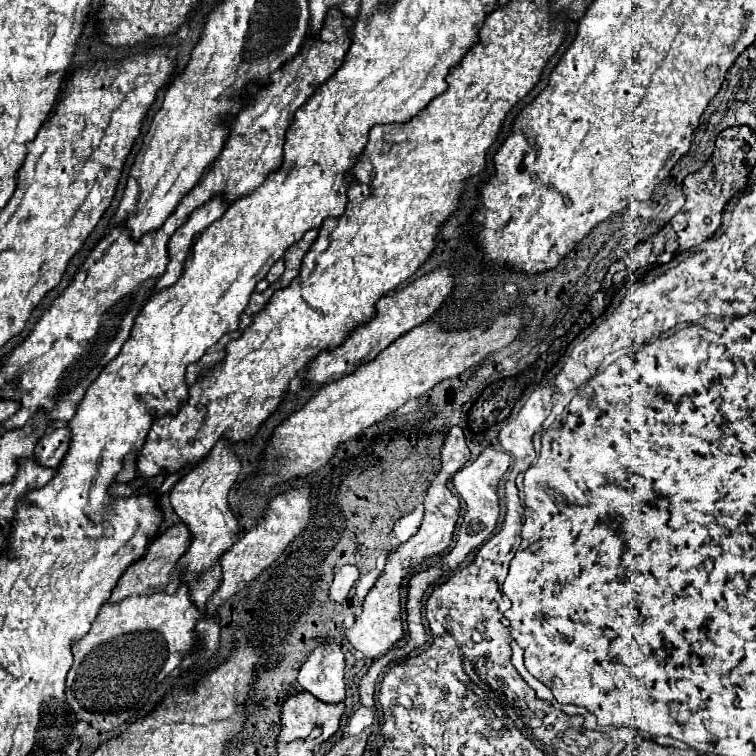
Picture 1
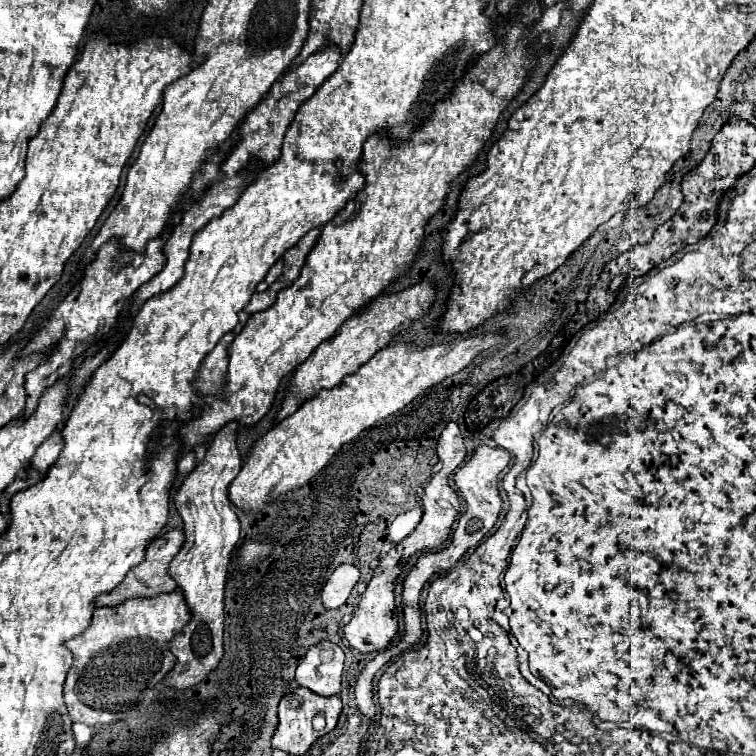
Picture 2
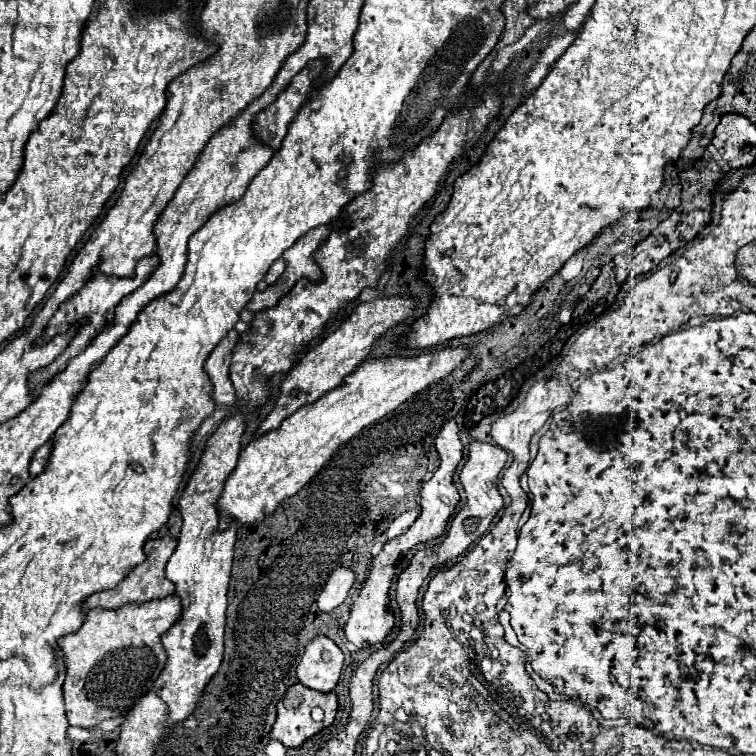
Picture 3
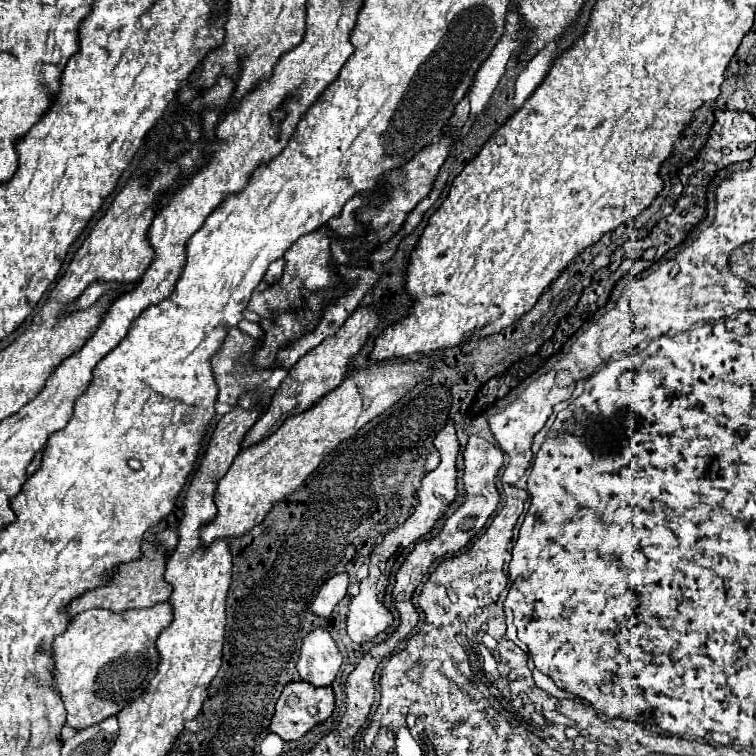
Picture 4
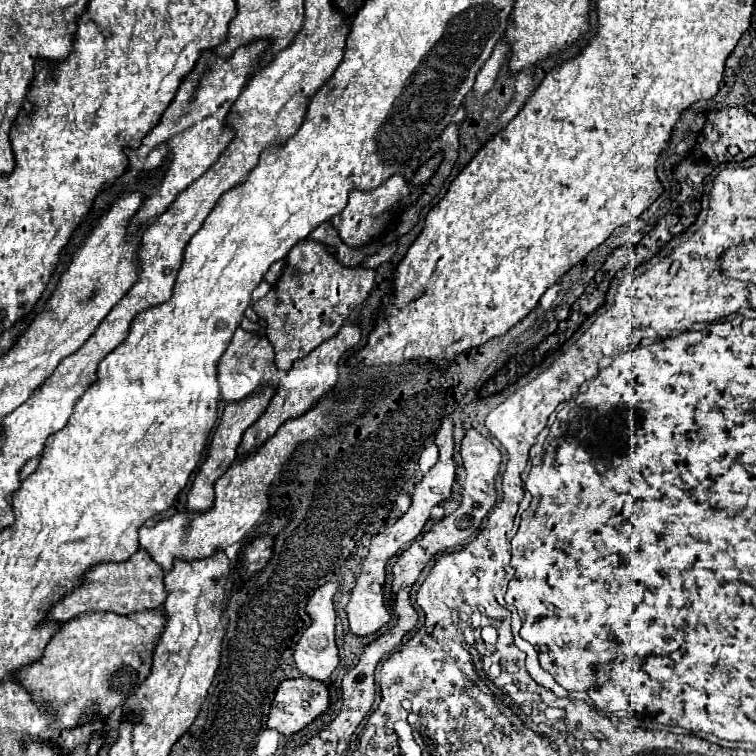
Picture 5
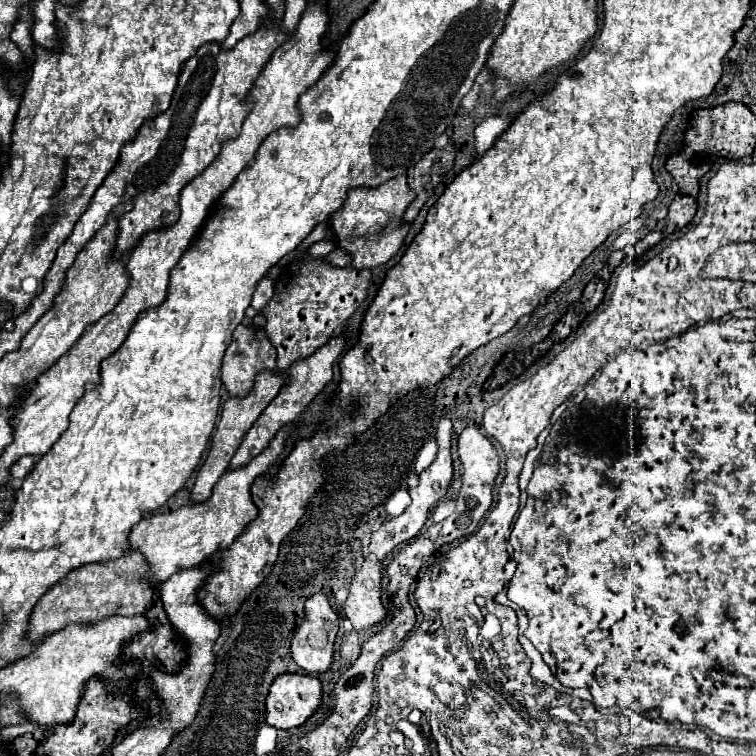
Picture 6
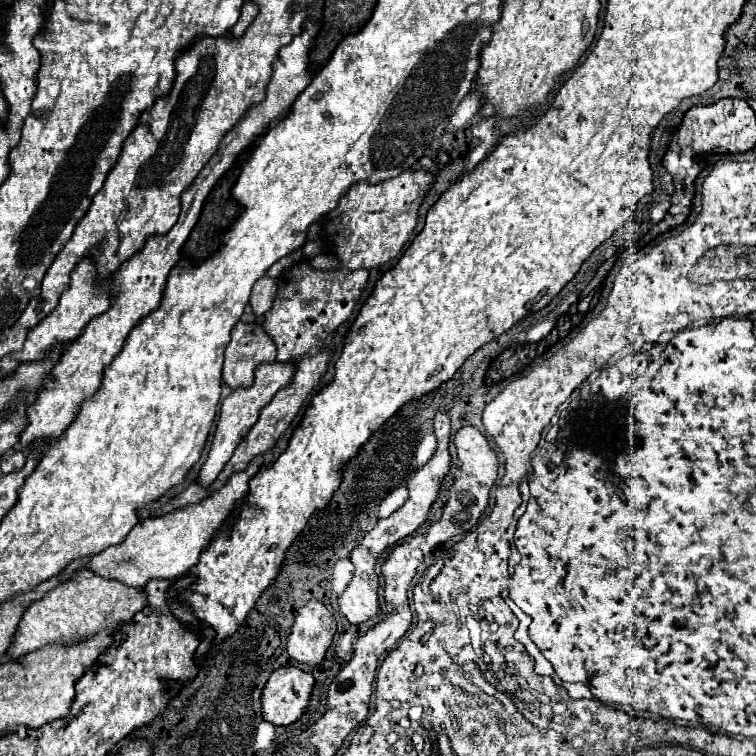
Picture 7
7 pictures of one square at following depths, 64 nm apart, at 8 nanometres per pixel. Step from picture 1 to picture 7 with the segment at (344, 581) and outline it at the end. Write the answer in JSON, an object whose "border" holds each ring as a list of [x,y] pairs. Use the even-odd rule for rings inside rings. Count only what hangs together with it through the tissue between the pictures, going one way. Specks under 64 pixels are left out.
{"border":[[[312,598],[298,614],[288,638],[288,654],[300,664],[320,666],[336,634],[334,614]]]}

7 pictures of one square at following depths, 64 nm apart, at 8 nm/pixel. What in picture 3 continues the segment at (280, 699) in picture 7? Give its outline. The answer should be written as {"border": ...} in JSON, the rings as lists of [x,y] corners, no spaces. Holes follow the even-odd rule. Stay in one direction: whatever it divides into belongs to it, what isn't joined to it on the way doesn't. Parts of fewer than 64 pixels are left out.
{"border":[[[294,684],[294,686],[290,686],[286,690],[286,694],[282,696],[282,700],[278,702],[278,718],[276,718],[276,724],[274,724],[270,736],[272,736],[272,740],[278,740],[286,748],[300,748],[308,738],[312,738],[314,734],[318,734],[324,728],[328,728],[334,722],[336,712],[338,712],[338,700],[336,700],[336,694],[334,692],[328,692],[328,694],[314,692],[312,688],[306,688],[302,684]],[[316,706],[326,712],[326,718],[324,718],[322,724],[318,724],[318,722],[314,722],[310,718],[310,712]]]}

